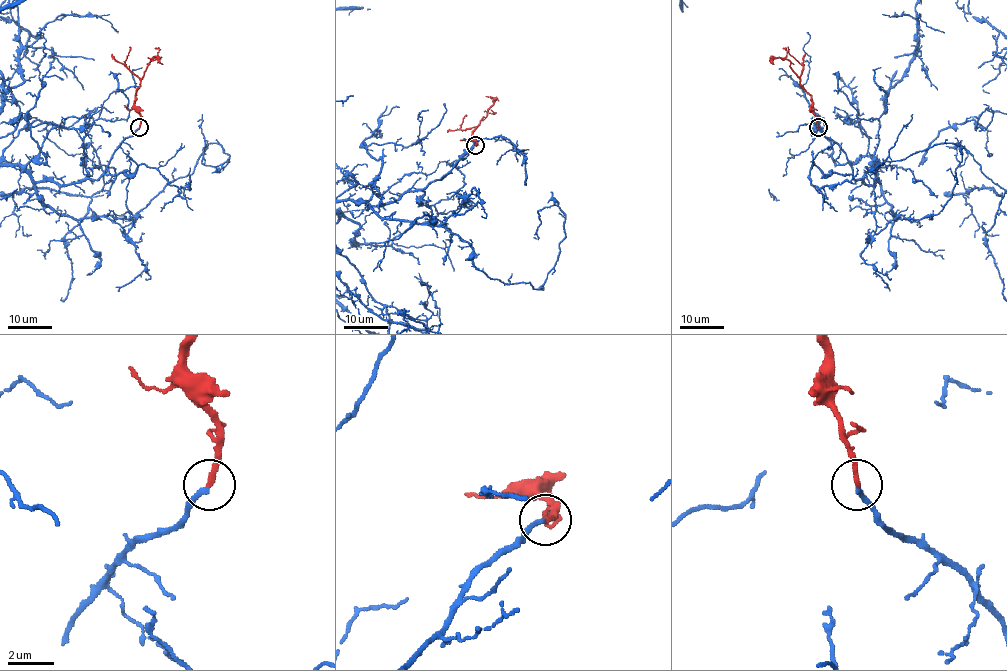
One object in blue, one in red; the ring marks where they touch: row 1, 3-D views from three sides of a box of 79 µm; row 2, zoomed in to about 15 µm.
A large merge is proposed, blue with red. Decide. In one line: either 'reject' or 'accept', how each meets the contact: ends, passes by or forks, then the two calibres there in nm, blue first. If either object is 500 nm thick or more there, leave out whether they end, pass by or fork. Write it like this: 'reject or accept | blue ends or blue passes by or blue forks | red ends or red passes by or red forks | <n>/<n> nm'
accept | blue ends | red ends | 200/240 nm

